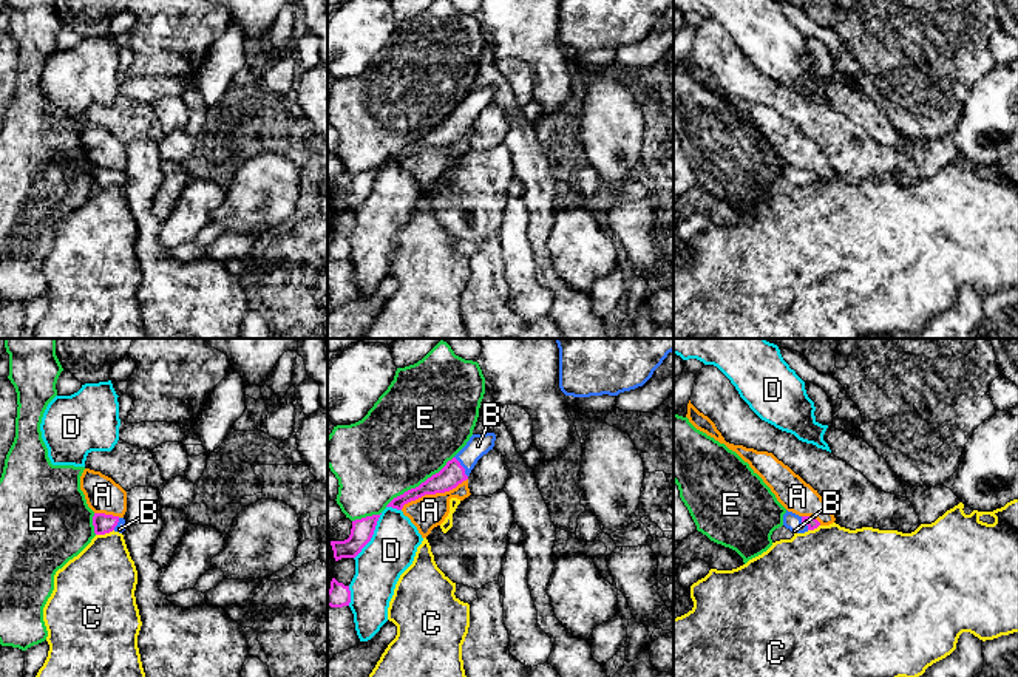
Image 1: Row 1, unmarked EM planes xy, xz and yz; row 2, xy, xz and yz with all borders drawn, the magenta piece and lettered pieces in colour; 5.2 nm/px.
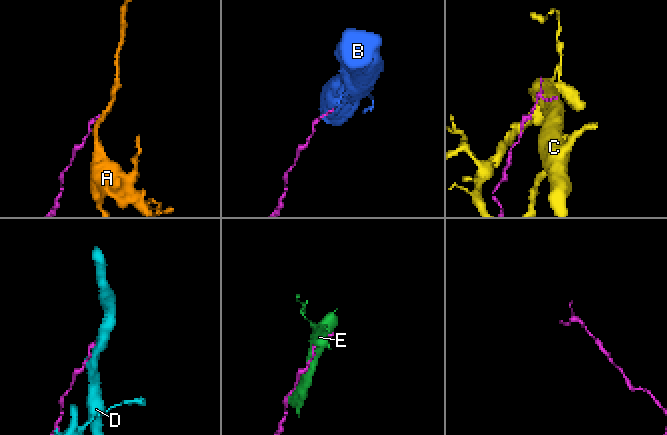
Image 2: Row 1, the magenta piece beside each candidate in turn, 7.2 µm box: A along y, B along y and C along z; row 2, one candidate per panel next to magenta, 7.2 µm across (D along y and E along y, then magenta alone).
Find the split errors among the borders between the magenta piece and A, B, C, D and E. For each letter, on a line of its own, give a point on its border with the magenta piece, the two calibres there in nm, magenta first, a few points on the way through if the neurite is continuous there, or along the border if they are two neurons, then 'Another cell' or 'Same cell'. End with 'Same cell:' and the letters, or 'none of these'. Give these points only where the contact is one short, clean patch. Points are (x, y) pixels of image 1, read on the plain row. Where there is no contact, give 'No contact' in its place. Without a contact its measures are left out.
A: Touches magenta at xz (433, 147). Thickness 120 nm (magenta) against 170 nm. Another cell
B: Touches magenta at xz (462, 121). Thickness 120 nm (magenta) against 120 nm. Path across: xz (453, 127), (462, 121), (478, 99). Same cell
C: Touches magenta at xy (104, 187). Thickness 100 nm (magenta) against 360 nm. Another cell
D: Touches magenta at xz (371, 190). Thickness 120 nm (magenta) against 240 nm. Another cell
E: Touches magenta at xz (420, 138). Thickness 120 nm (magenta) against 480 nm. Another cell
Same cell: B

